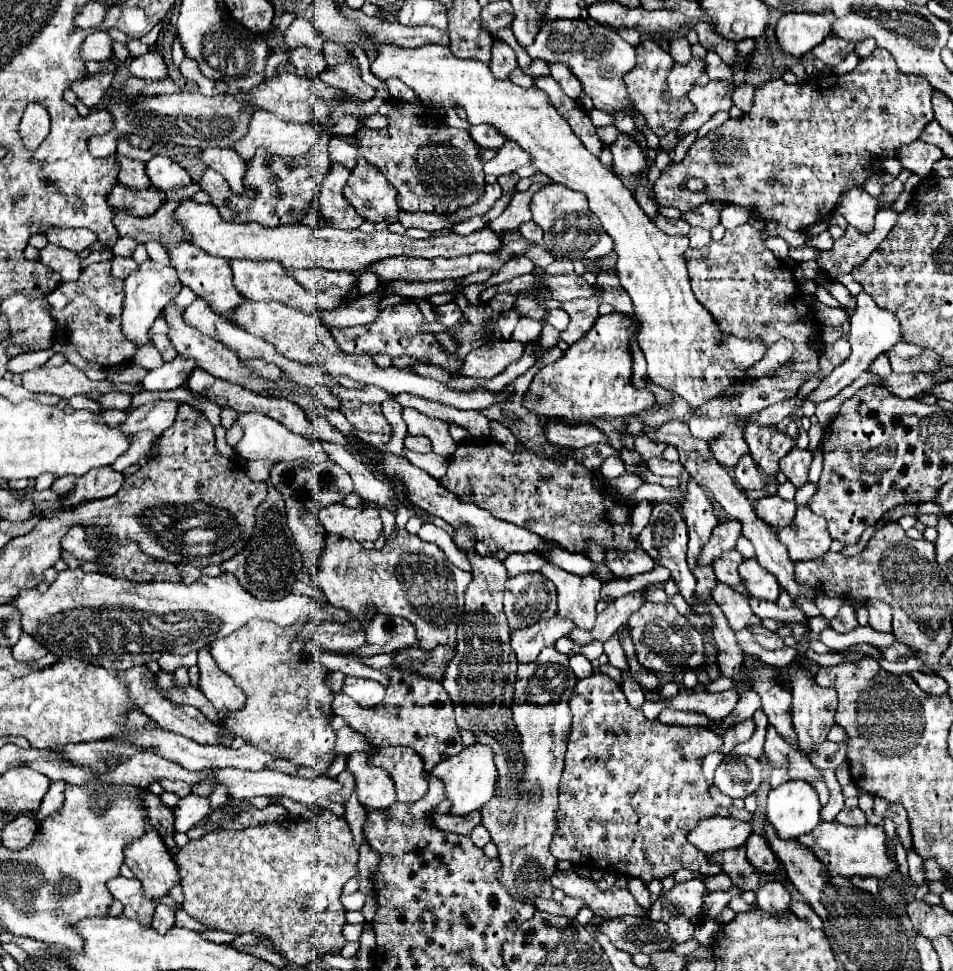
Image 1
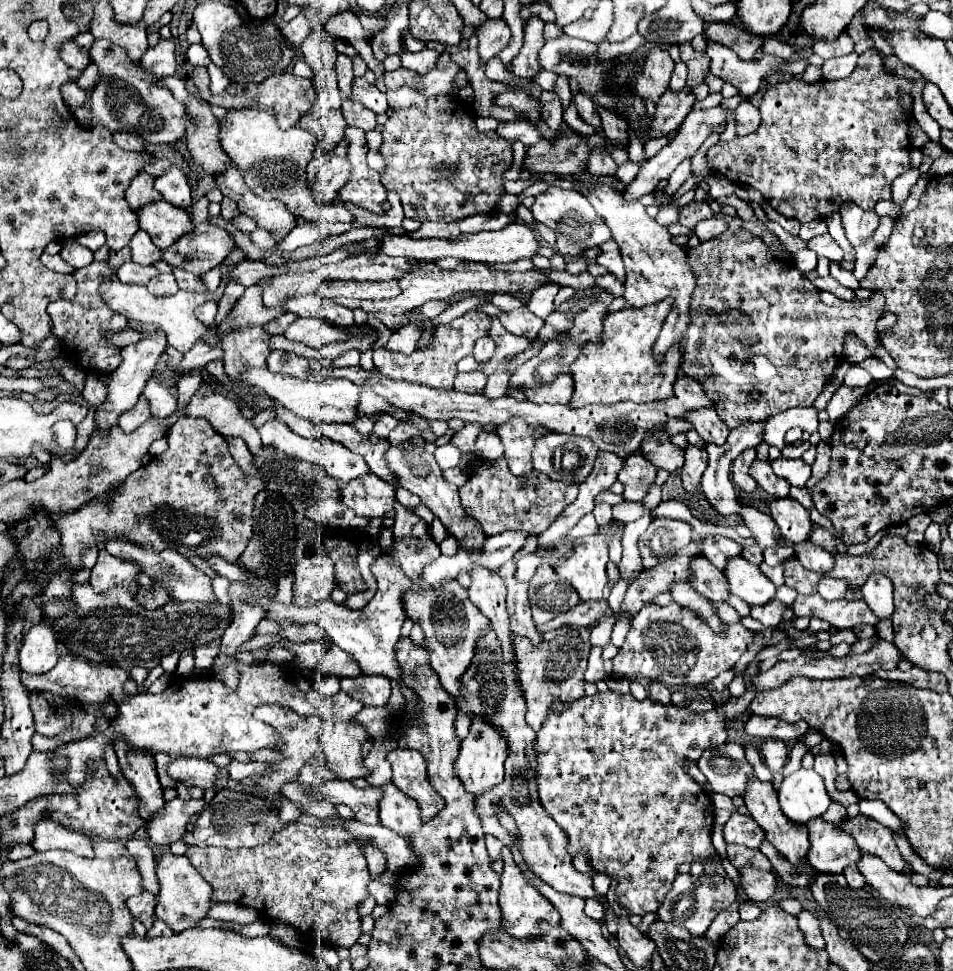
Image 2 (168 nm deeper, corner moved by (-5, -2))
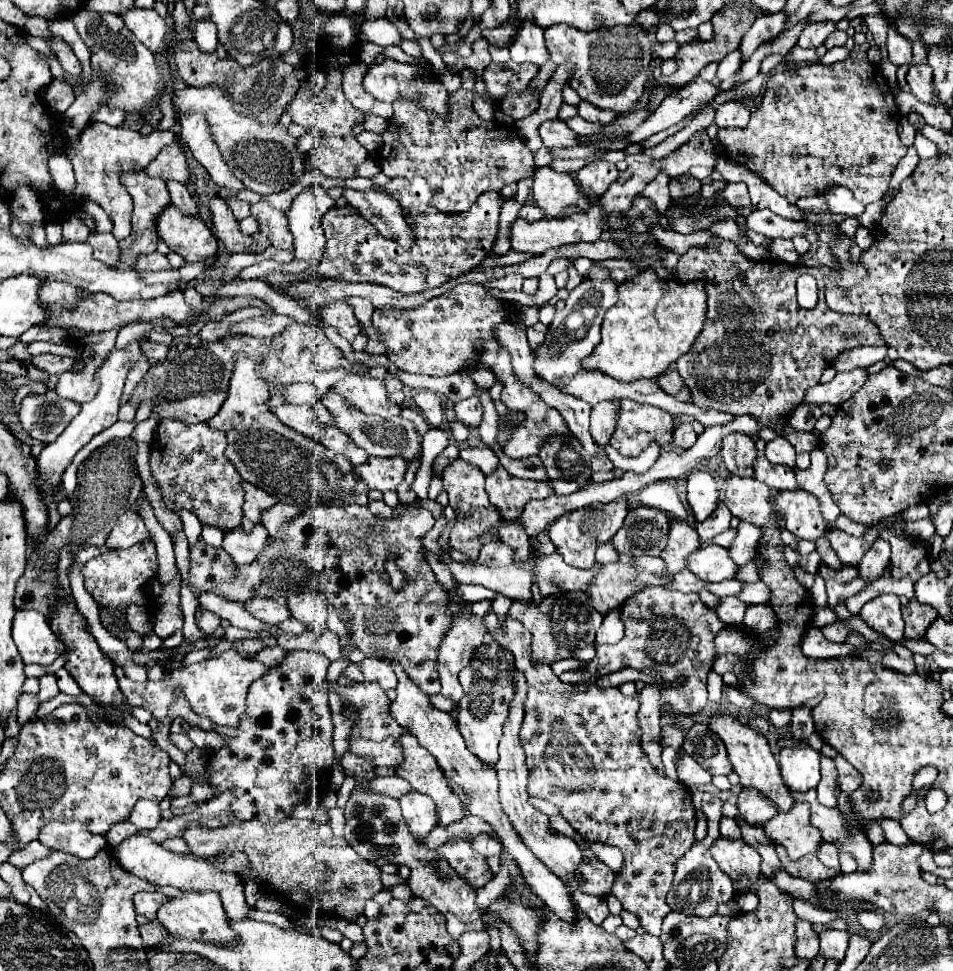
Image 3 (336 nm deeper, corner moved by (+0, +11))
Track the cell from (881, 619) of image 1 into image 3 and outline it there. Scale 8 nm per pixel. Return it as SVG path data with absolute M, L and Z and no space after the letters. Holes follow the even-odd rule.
M878 539L878 541L874 541L870 551L862 557L862 561L858 565L860 577L866 583L872 583L884 575L888 563L890 563L890 545L886 541Z

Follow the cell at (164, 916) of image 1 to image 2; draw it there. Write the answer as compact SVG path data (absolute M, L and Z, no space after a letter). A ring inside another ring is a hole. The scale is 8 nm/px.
M155 920L155 924L151 926L151 930L147 930L149 938L159 938L159 936L171 936L173 930L163 922L163 920Z

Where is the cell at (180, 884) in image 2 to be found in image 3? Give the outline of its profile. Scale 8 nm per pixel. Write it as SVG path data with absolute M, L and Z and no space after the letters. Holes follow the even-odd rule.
M182 891L180 897L170 899L158 909L158 921L164 925L168 933L184 939L200 939L210 943L230 943L236 939L236 933L228 925L220 897L214 891Z

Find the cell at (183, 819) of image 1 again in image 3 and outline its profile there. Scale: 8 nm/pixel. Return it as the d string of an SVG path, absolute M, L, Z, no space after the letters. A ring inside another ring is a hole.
M140 799L132 813L130 813L130 823L134 823L140 831L146 831L146 829L154 829L160 821L160 809L158 809L158 803L152 803L150 799Z

